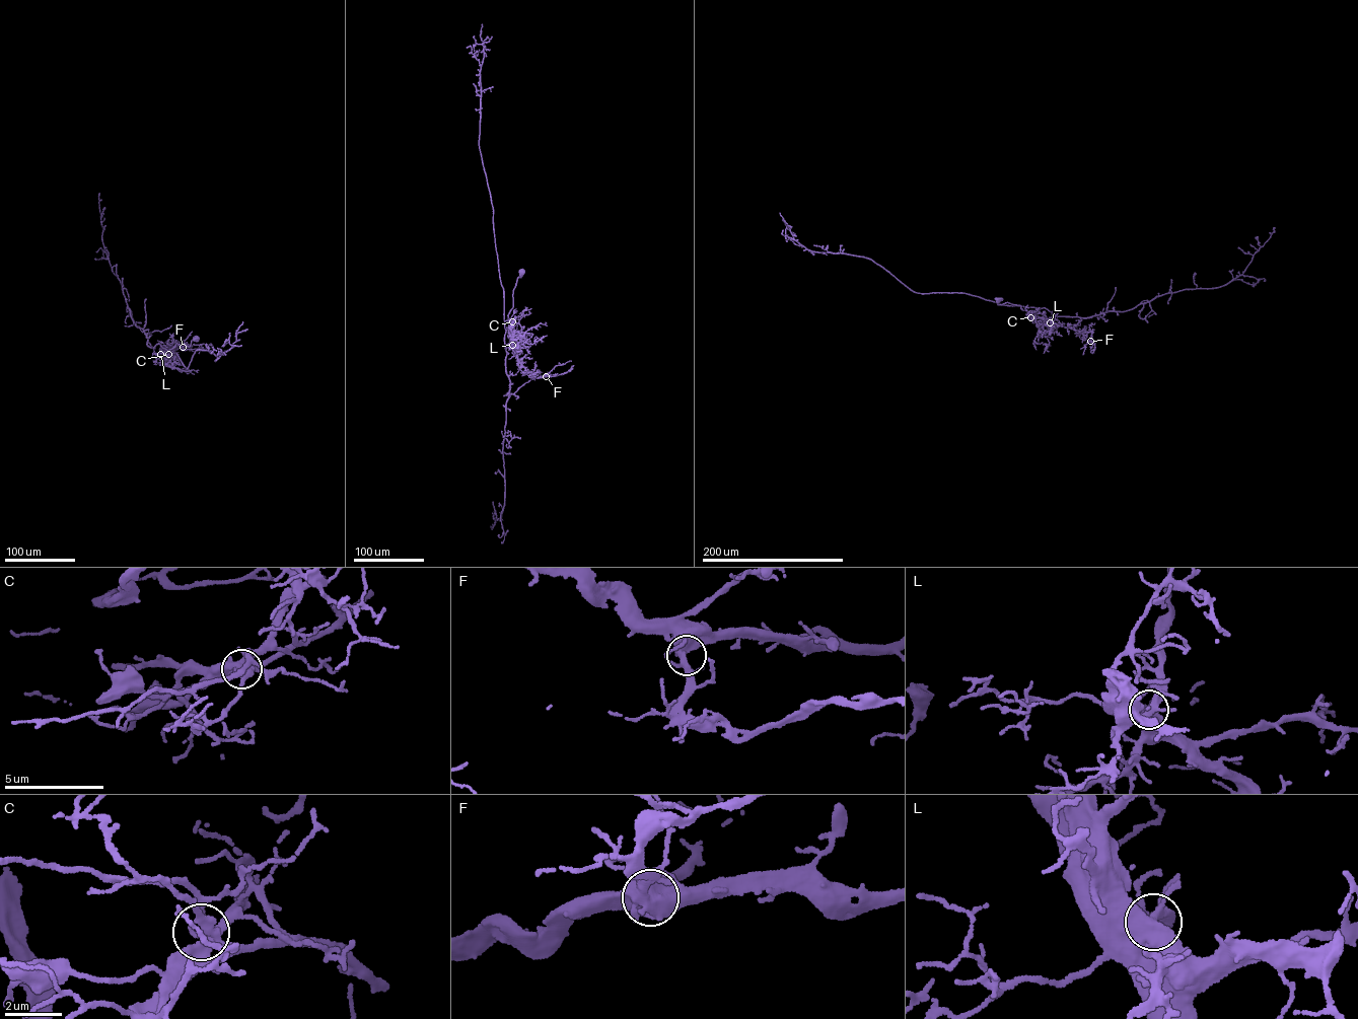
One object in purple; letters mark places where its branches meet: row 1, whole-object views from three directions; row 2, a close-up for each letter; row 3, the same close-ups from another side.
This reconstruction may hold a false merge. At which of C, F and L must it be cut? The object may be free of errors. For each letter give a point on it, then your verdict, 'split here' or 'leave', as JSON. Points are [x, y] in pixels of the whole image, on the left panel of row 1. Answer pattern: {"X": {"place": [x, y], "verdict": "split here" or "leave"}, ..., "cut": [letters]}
{"C": {"place": [168, 354], "verdict": "split here"}, "F": {"place": [183, 347], "verdict": "leave"}, "L": {"place": [160, 354], "verdict": "leave"}, "cut": ["C"]}

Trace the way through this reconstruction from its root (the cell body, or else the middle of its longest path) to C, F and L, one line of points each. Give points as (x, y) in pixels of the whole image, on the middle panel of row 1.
C: (522, 272), (513, 291), (508, 329), (512, 321)
F: (522, 272), (517, 278), (513, 306), (508, 315), (510, 343), (524, 369), (533, 376), (546, 376)
L: (522, 272), (517, 278), (513, 306), (508, 315), (512, 345)

